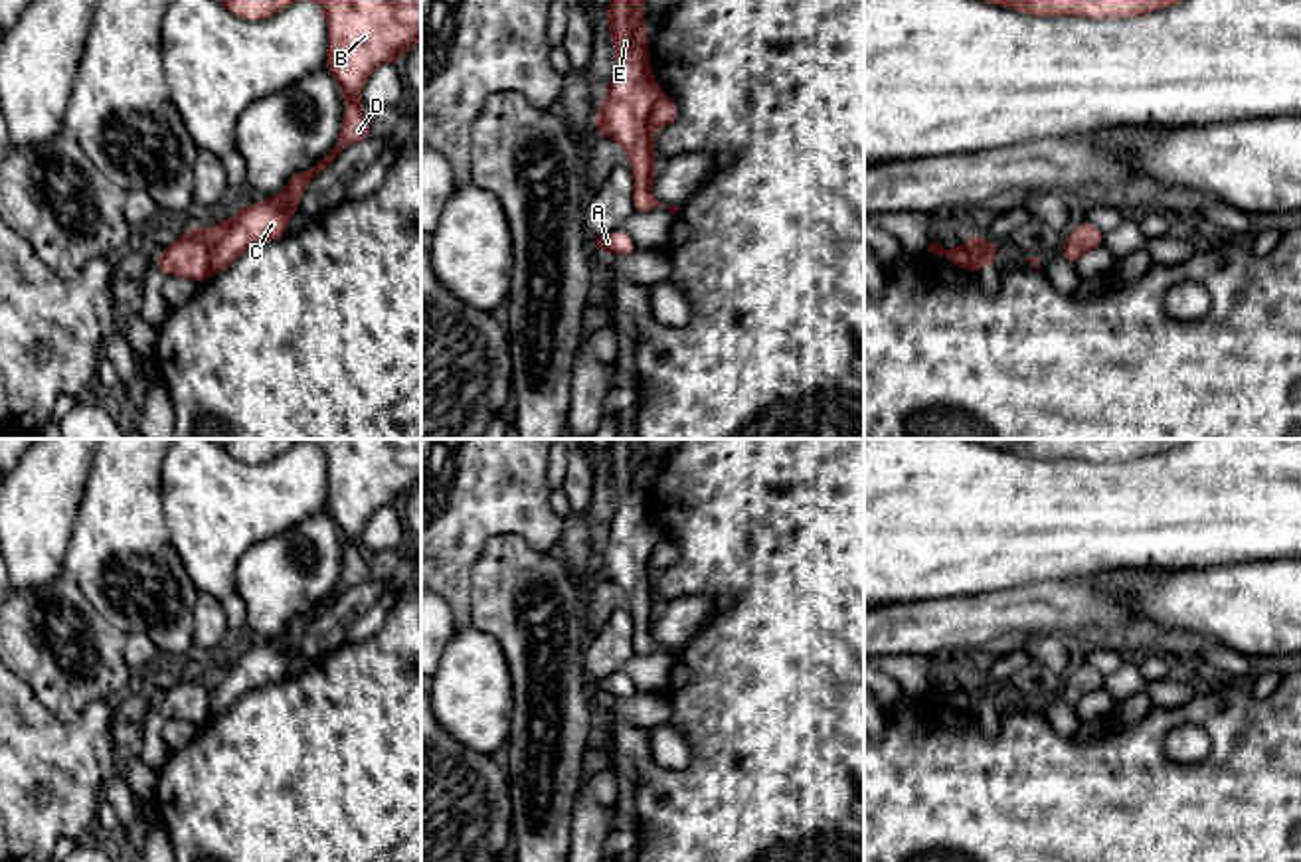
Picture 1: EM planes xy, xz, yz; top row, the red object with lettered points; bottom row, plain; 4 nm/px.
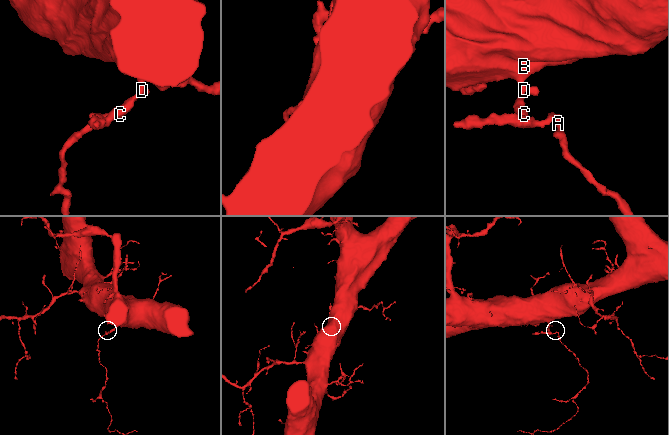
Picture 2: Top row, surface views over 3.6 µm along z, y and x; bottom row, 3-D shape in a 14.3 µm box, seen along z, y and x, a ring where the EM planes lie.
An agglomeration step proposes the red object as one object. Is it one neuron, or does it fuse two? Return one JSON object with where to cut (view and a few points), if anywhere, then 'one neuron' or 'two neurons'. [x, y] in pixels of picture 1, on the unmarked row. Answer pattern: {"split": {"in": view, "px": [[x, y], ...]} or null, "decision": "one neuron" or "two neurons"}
{"split": {"in": "xy", "px": [[212, 677], [210, 714]]}, "decision": "two neurons"}

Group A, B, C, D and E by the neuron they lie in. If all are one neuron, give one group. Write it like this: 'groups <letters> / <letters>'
groups A E / B C D

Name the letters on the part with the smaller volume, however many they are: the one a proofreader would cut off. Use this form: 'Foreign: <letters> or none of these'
Foreign: A, E

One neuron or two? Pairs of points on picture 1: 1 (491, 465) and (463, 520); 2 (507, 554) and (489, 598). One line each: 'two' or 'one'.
1: one
2: one

